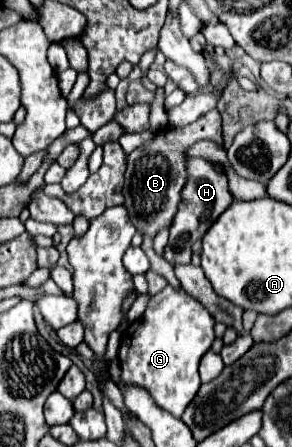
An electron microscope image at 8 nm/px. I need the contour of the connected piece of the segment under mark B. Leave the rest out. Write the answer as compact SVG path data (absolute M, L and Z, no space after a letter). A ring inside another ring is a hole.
M210 110L194 124L184 128L166 128L160 130L150 142L136 148L128 156L128 166L124 172L124 198L126 208L130 212L132 224L138 232L156 236L156 232L164 226L170 226L170 220L176 214L180 202L180 190L186 184L186 154L184 150L198 140L214 140L222 144L222 120L216 110Z

